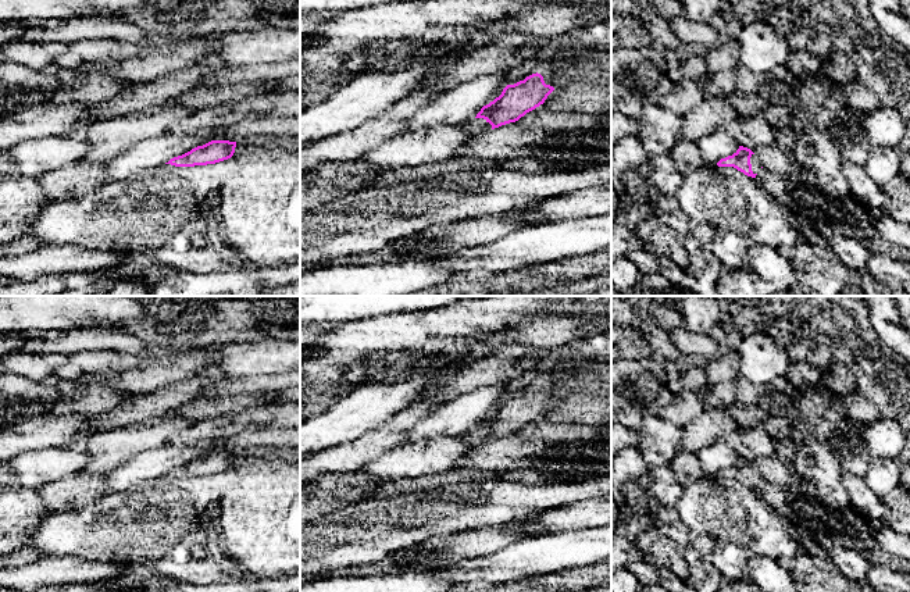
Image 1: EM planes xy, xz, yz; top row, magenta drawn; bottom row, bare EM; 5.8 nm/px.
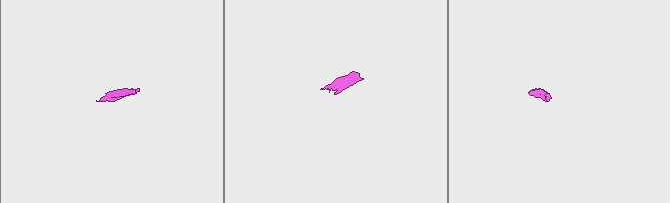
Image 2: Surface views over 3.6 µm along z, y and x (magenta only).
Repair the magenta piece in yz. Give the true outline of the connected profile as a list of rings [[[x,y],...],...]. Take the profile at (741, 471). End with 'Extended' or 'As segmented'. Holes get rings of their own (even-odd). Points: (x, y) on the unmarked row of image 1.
[[[739,457],[739,460],[725,470],[721,470],[717,474],[718,478],[734,478],[738,482],[743,484],[747,488],[756,489],[757,484],[761,479],[761,475],[756,470],[754,464],[743,457]]]. Extended

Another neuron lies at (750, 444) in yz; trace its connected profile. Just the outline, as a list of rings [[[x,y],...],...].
[[[763,425],[754,428],[738,427],[732,432],[725,432],[721,439],[725,441],[739,457],[750,461],[760,457],[775,456],[775,442],[770,438]]]

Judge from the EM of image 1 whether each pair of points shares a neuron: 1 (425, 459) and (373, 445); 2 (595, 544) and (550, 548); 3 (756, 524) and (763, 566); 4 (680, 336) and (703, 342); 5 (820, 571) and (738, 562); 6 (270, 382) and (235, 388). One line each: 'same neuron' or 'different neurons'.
1: different neurons
2: same neuron
3: different neurons
4: same neuron
5: different neurons
6: same neuron

